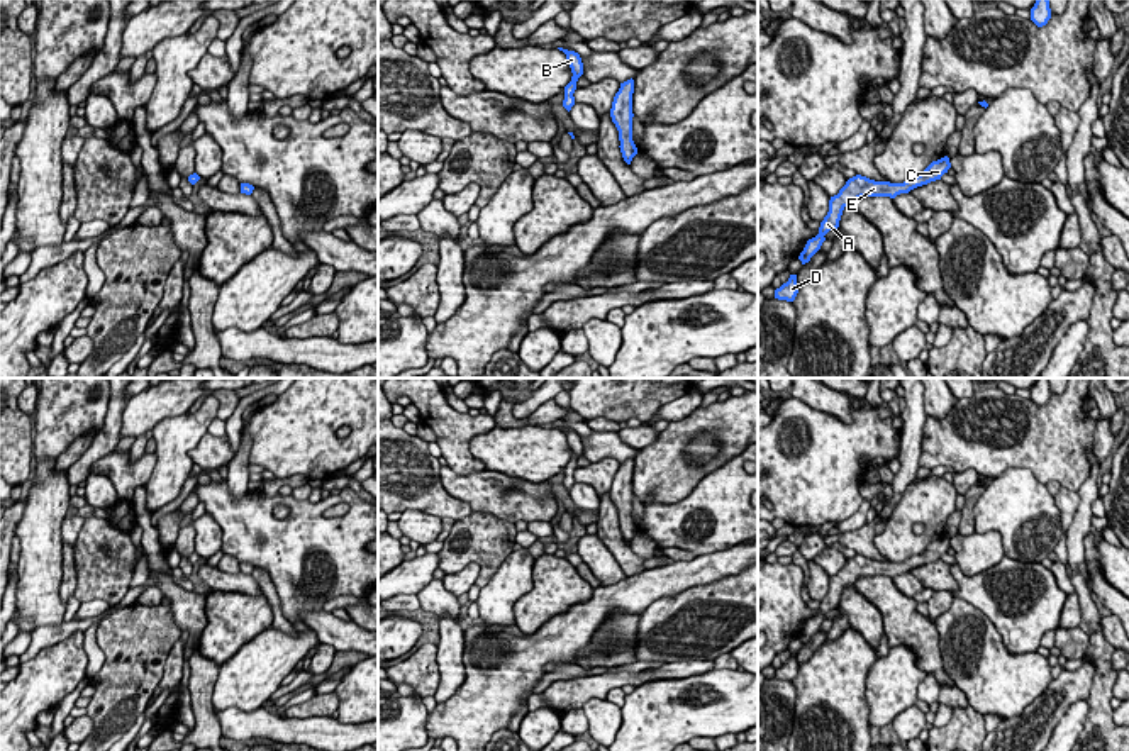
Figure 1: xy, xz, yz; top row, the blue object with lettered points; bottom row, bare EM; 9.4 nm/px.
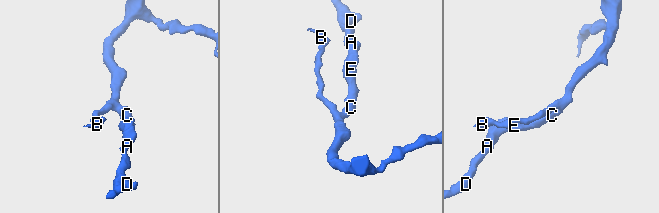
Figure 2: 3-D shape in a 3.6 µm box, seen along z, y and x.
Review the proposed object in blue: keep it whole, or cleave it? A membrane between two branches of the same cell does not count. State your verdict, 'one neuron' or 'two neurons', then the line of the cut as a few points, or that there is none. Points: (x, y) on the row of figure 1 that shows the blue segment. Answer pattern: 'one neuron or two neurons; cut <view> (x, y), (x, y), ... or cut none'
one neuron; cut none

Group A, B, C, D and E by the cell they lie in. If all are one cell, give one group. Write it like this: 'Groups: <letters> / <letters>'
Groups: A B C D E

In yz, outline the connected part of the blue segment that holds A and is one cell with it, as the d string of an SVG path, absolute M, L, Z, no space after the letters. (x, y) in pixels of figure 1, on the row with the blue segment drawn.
M944 156L932 161L920 175L909 178L904 183L875 181L866 176L856 175L846 181L837 195L829 200L829 212L820 222L819 234L807 241L798 259L802 264L809 263L810 258L820 249L826 241L826 234L839 227L843 210L861 197L890 197L895 198L900 193L909 193L910 190L927 185L931 181L941 180L944 173L951 168L949 158Z

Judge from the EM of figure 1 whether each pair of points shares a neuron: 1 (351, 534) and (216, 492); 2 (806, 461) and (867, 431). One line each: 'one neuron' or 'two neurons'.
1: one neuron
2: one neuron

